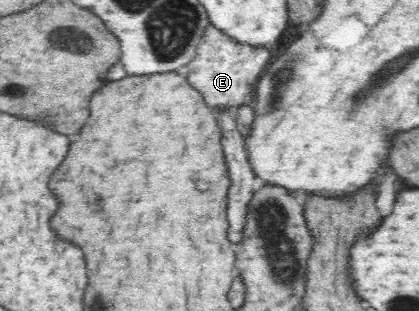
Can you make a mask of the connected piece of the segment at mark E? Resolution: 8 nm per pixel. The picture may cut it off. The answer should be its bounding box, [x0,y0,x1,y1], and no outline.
[187,25,270,110]

